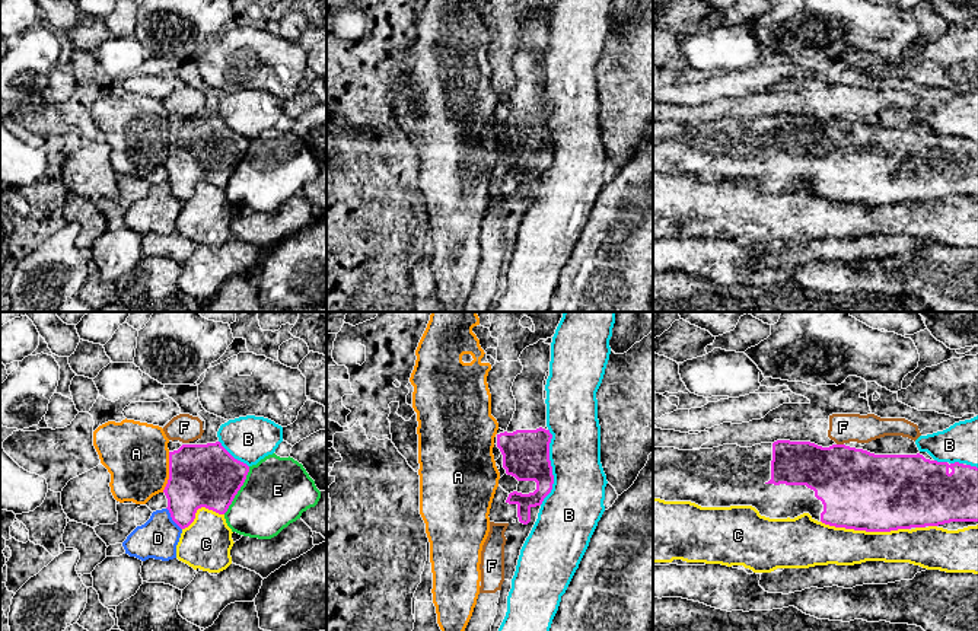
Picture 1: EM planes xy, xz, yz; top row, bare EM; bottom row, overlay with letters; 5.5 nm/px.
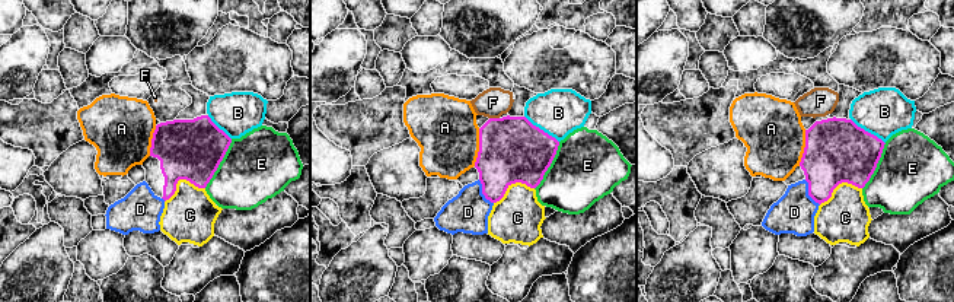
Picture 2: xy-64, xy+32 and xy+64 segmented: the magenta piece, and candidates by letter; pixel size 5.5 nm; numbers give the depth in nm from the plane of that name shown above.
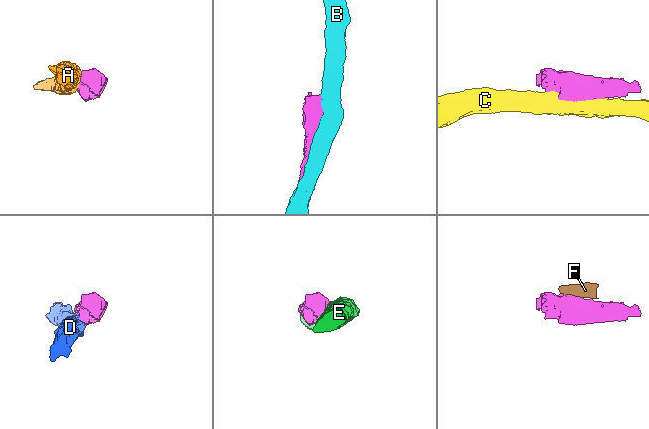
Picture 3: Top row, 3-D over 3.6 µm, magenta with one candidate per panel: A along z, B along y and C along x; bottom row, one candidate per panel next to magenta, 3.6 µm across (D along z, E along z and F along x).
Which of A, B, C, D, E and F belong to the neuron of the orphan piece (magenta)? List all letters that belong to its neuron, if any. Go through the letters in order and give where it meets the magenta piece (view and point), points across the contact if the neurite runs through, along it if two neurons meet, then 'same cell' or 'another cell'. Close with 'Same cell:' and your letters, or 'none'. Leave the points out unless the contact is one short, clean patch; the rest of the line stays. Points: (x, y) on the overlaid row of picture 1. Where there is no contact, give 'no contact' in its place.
A: meets magenta in xy at (169, 472); another cell
B: meets magenta in xz at (551, 467); another cell
C: meets magenta in yz at (865, 529); another cell
D: meets magenta in xy at (172, 519); another cell
E: meets magenta in xy at (239, 488); another cell
F: meets magenta in yz at (840, 445); border along yz (837, 443), (843, 445); another cell
Same cell: none

